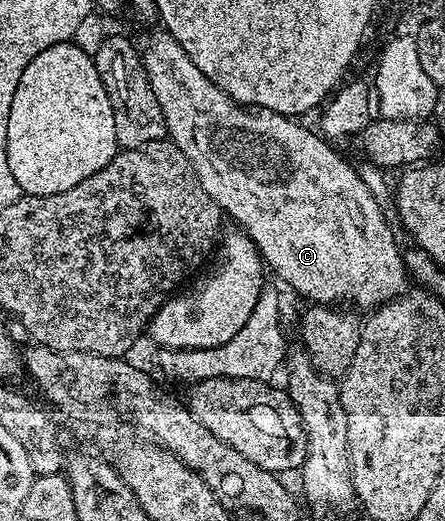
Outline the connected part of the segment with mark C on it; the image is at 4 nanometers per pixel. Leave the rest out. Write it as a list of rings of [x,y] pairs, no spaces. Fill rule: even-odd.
[[[158,27],[155,33],[147,35],[146,49],[144,47],[141,50],[141,56],[148,79],[151,81],[152,90],[156,93],[160,108],[164,113],[169,140],[173,141],[176,147],[180,147],[180,151],[184,151],[184,155],[192,163],[204,191],[208,191],[208,195],[212,195],[215,203],[222,208],[223,214],[229,220],[230,217],[234,220],[235,226],[245,230],[258,249],[263,262],[268,266],[269,272],[271,269],[279,277],[277,280],[283,286],[285,286],[284,284],[291,285],[300,296],[307,297],[307,302],[333,306],[337,302],[337,297],[350,297],[353,293],[366,293],[369,291],[370,285],[389,279],[390,268],[394,264],[396,266],[399,264],[400,246],[398,247],[394,242],[394,233],[390,230],[389,223],[386,222],[386,213],[382,210],[381,203],[374,198],[373,191],[362,182],[361,175],[342,158],[345,156],[335,149],[321,132],[313,133],[312,130],[305,129],[301,125],[301,120],[285,117],[283,113],[273,113],[267,109],[241,105],[239,101],[232,100],[216,82],[208,79],[208,75],[204,75],[204,71],[200,71],[200,67],[196,67],[196,63],[192,63],[192,59],[188,59],[184,47],[180,47],[180,43],[176,39],[172,39],[172,35],[167,33],[165,28]]]

